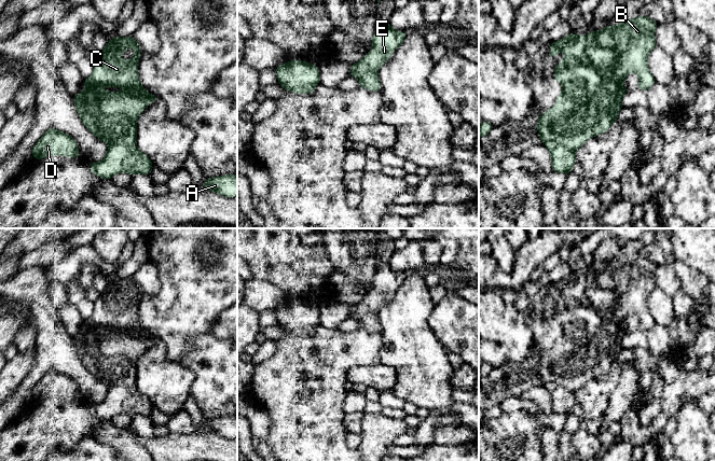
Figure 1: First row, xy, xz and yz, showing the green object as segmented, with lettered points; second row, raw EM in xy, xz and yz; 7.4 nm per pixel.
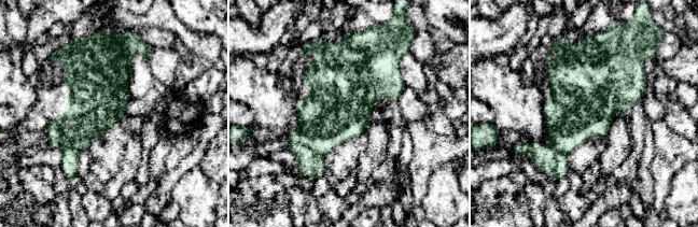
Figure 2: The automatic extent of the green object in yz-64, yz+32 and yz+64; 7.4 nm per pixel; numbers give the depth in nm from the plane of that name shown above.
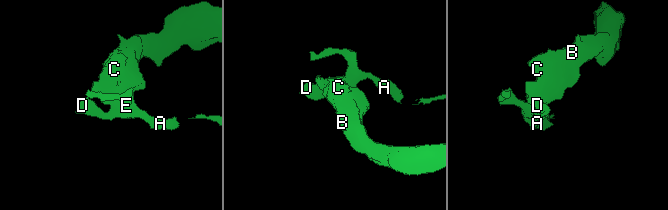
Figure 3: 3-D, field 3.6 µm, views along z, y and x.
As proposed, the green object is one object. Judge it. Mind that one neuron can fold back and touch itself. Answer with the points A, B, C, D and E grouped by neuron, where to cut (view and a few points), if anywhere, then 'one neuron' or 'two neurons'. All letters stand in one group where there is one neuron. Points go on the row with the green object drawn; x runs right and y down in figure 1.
groups A D E / B C; cut yz (545, 142), (560, 142), (574, 152); two neurons

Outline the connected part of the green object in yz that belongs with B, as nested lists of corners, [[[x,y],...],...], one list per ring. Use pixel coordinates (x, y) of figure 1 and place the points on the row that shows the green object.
[[[638,16],[627,19],[616,26],[606,26],[601,31],[589,31],[585,38],[580,33],[570,32],[556,42],[551,42],[549,55],[553,58],[558,52],[564,52],[564,60],[556,65],[553,76],[562,83],[563,93],[558,94],[558,102],[538,118],[537,130],[542,143],[553,141],[563,144],[568,150],[577,151],[587,140],[606,132],[611,124],[618,121],[618,112],[622,108],[622,97],[628,93],[623,81],[630,72],[636,72],[640,79],[637,89],[648,90],[655,81],[647,65],[648,54],[657,45],[654,31],[659,24],[648,16]]]

